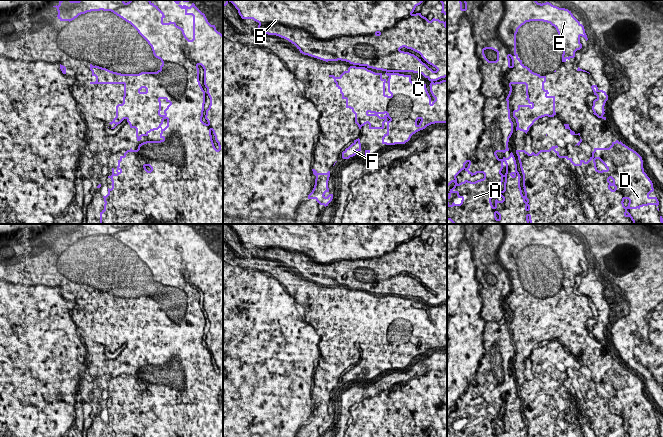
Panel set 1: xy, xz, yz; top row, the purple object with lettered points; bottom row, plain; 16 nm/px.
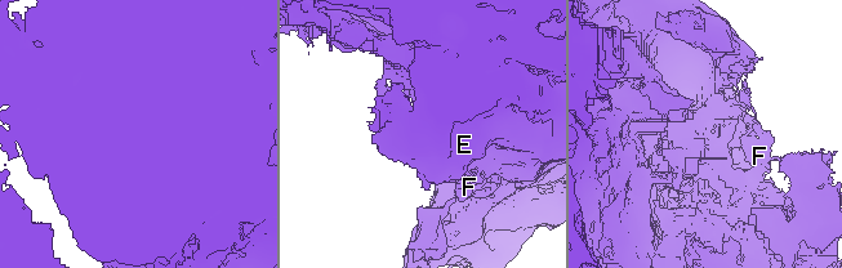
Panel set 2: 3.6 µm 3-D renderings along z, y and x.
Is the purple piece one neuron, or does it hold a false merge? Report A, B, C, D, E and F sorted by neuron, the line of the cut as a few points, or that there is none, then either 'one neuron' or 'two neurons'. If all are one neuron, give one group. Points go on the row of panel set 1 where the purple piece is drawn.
A B C / D E F | yz (518, 155), (528, 157), (527, 171), (551, 169), (560, 161) | two neurons

